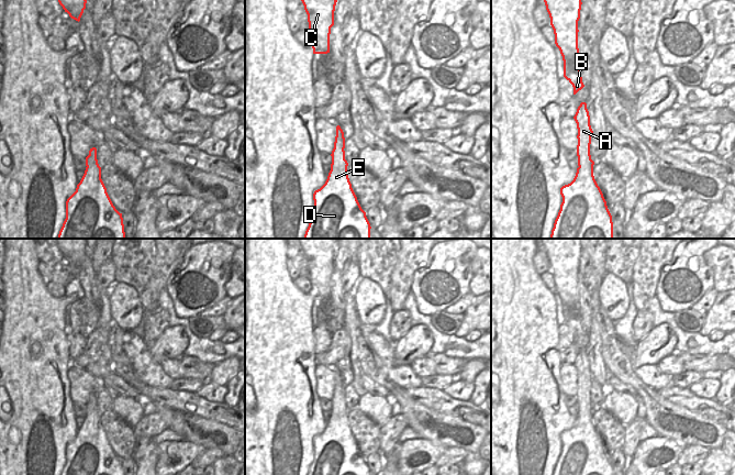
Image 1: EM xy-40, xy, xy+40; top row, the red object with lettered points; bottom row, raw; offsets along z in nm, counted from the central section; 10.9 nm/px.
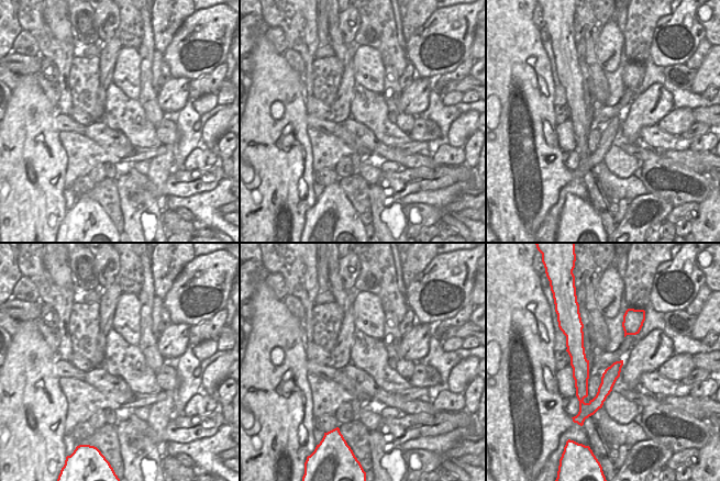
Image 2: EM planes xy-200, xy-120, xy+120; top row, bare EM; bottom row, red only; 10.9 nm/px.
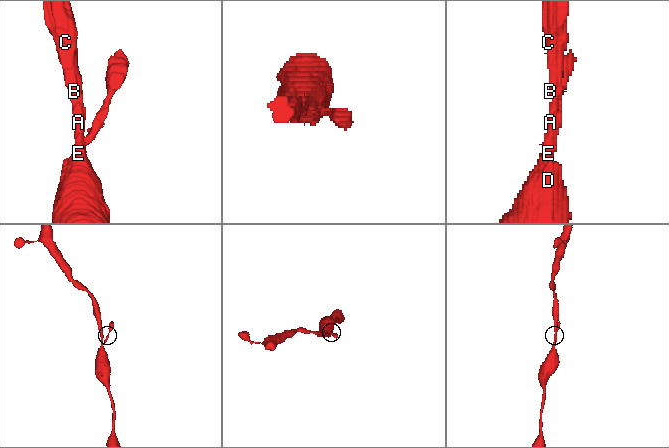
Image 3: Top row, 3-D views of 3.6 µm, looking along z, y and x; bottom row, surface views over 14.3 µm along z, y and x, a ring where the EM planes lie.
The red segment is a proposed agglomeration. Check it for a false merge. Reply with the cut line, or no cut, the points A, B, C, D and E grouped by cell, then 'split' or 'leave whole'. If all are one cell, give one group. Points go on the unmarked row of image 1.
no cut | A B C D E | leave whole

